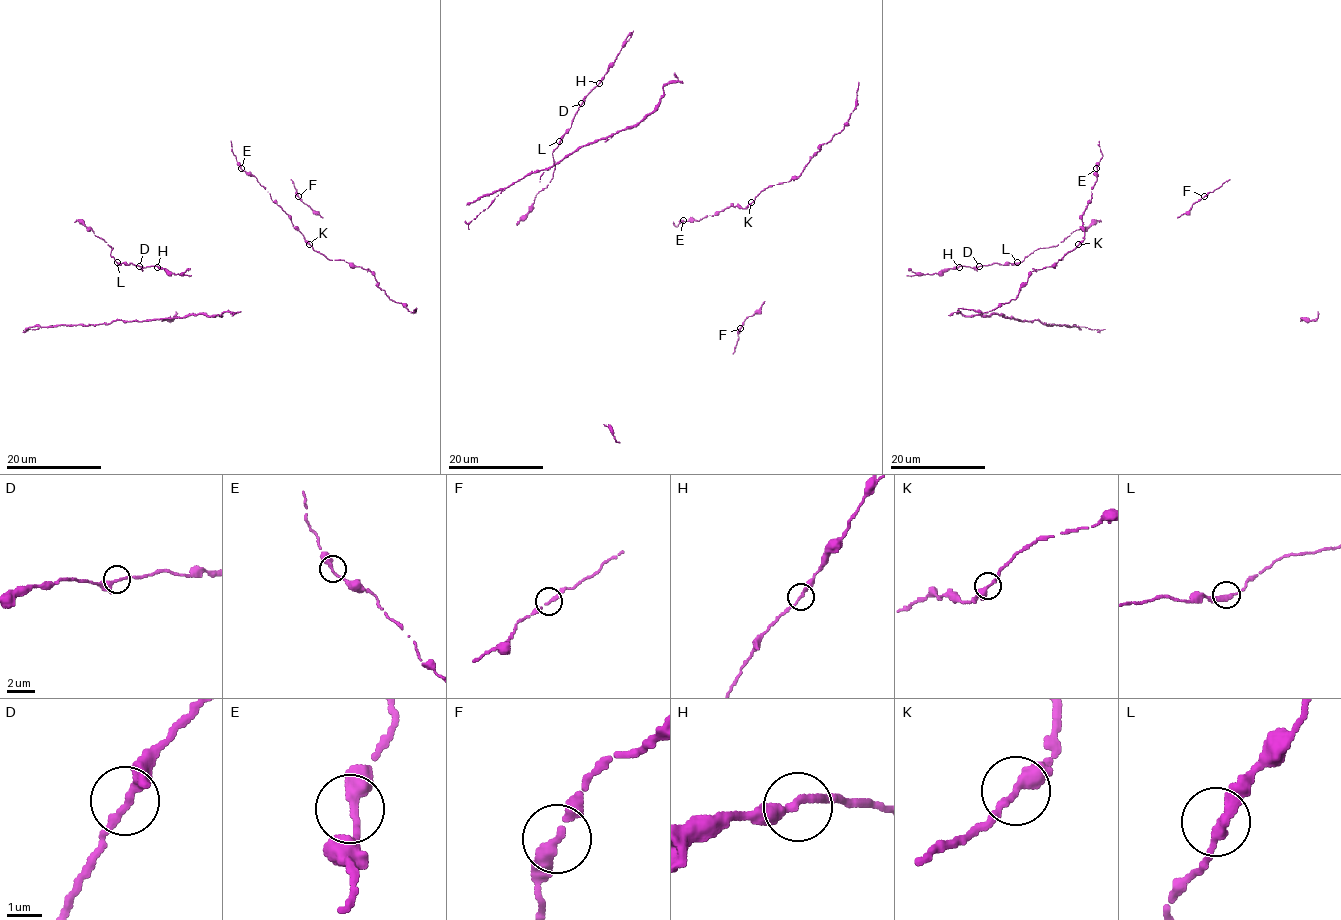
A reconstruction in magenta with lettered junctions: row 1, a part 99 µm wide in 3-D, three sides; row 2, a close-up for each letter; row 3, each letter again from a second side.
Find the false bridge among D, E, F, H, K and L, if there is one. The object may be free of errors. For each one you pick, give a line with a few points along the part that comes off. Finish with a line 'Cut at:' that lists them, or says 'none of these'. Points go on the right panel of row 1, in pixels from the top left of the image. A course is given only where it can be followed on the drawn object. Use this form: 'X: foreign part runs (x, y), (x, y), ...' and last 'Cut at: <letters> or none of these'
Cut at: none of these

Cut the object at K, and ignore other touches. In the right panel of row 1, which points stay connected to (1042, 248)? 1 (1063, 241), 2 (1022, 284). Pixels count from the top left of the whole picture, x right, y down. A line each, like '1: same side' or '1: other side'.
1: same side
2: other side

